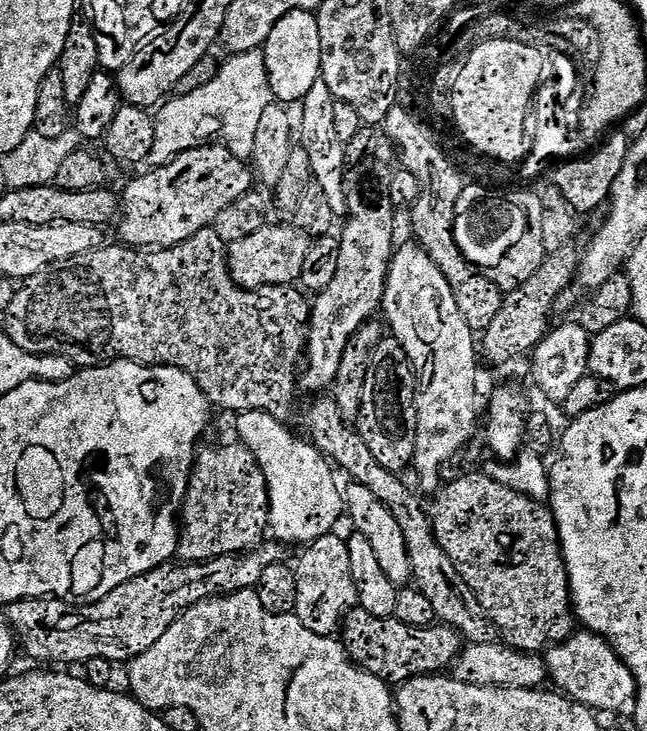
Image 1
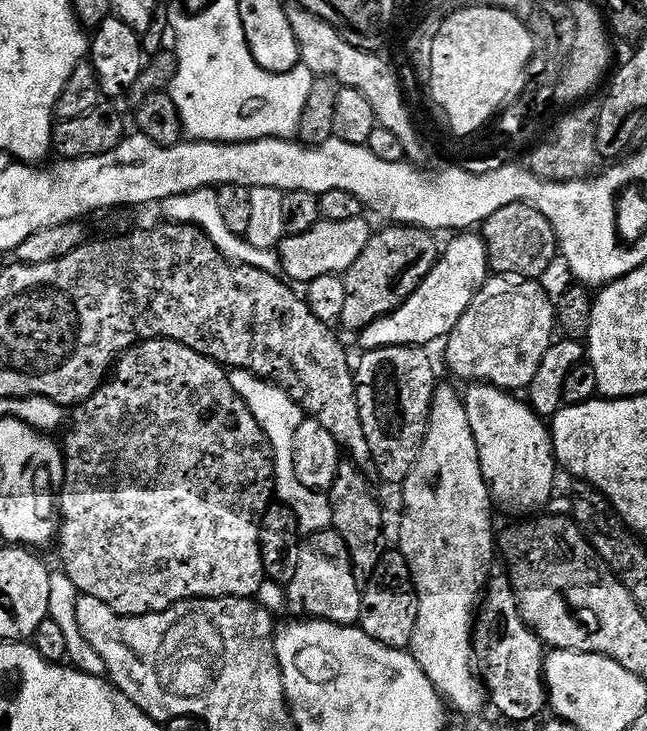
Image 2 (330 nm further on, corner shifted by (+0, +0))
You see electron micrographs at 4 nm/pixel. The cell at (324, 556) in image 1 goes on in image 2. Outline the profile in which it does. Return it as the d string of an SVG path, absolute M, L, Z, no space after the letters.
M334 530L311 533L301 543L298 554L298 570L286 586L288 608L293 617L309 620L325 620L331 624L356 626L360 623L360 597L362 585L356 580L352 559L346 542Z

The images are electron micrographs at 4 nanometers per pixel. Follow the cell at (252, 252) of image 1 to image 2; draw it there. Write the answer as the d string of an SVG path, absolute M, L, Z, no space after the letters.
M364 218L342 222L321 220L313 228L306 230L306 234L285 236L278 245L280 264L285 272L283 275L289 281L297 280L301 286L307 286L312 280L322 278L324 275L340 276L348 272L350 266L358 262L358 254L366 250L368 239L374 234L373 229L368 229L365 220Z

